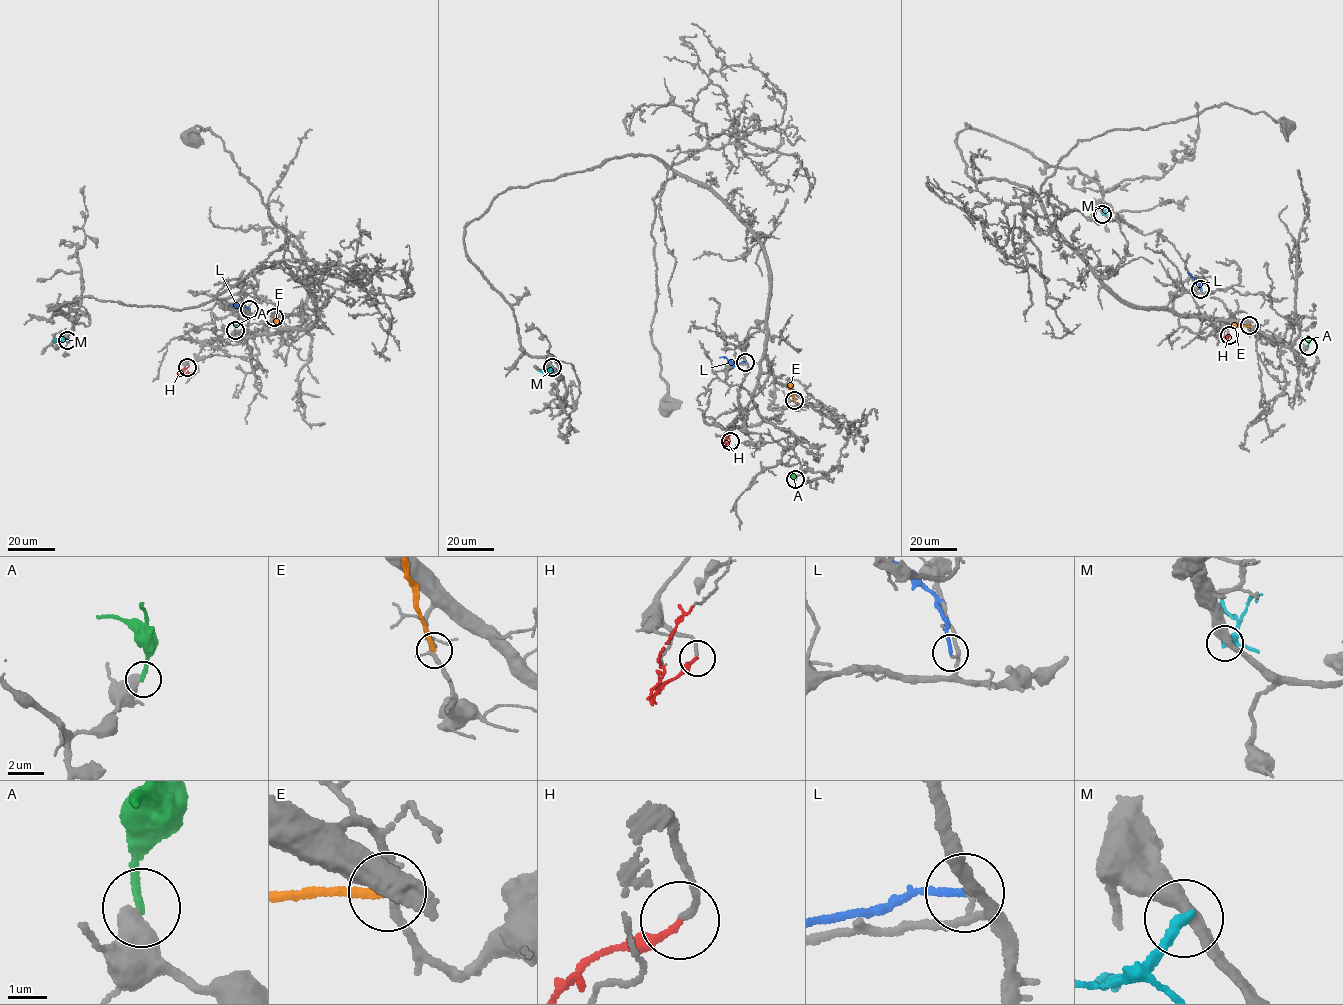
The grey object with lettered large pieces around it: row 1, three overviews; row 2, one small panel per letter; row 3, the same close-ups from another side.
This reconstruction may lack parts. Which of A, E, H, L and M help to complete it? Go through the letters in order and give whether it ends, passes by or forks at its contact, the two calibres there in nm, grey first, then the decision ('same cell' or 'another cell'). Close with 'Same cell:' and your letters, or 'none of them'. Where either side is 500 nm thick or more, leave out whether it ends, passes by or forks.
A: 500/200 nm | another cell
E: it ends | 220/220 nm | another cell
H: it ends | 150/180 nm | another cell
L: it ends | 110/180 nm | another cell
M: it ends | 380/320 nm | another cell
Same cell: none of them

